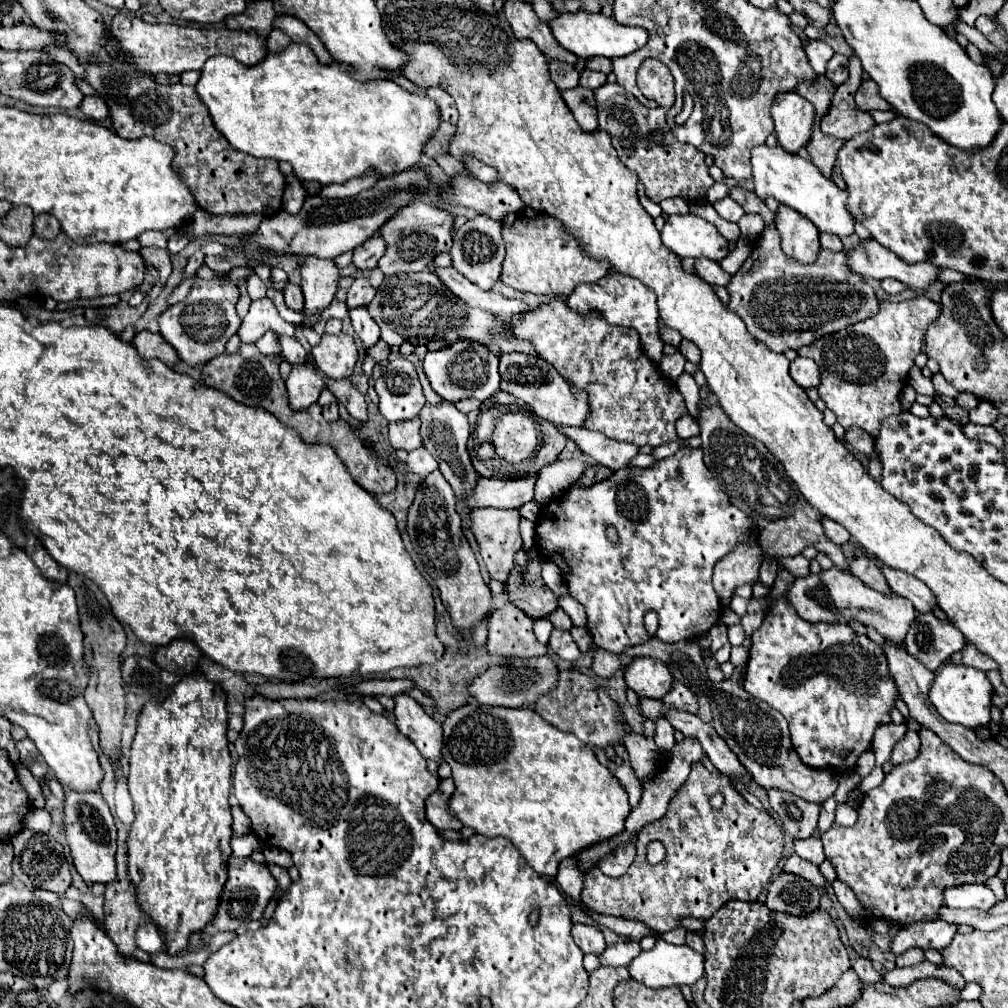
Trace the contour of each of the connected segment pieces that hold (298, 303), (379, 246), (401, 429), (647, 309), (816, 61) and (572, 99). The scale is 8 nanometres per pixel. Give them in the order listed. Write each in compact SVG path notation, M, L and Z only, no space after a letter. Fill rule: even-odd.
M287 284L283 294L285 294L285 304L287 304L289 310L293 310L293 312L301 312L303 310L303 292L301 292L299 286Z
M373 236L365 240L361 246L353 248L353 264L359 270L373 270L383 252L385 252L385 242L379 236Z
M419 418L407 420L407 422L393 422L389 424L389 442L395 450L415 450L421 448L421 436L419 436Z
M611 270L607 276L603 276L601 280L597 282L585 282L585 284L579 284L567 298L569 302L569 308L577 310L579 314L587 314L591 310L599 310L603 312L603 316L611 322L611 324L617 324L617 326L629 326L629 328L635 328L641 336L641 346L643 346L643 352L659 362L661 356L663 356L663 342L659 340L659 334L657 334L657 320L659 320L659 312L657 312L657 300L653 296L653 290L647 288L645 284L641 284L639 280L627 276L627 274L621 274L617 270Z
M807 40L805 44L805 54L813 66L813 70L817 74L825 72L825 64L829 62L829 58L833 56L833 48L829 44L825 44L823 40Z
M575 86L571 90L563 90L561 92L565 104L569 106L569 110L573 112L577 124L585 130L585 132L595 132L597 128L597 110L595 110L595 98L593 92L581 86Z

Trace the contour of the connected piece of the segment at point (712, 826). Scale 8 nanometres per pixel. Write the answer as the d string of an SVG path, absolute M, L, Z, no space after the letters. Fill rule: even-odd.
M697 762L691 766L685 784L671 798L667 814L641 830L637 856L627 874L611 878L599 866L593 866L585 872L581 902L597 914L641 920L665 934L681 926L683 918L709 920L729 900L757 902L783 858L783 848L785 840L779 824L767 812L751 806L729 784L727 776L711 774ZM715 794L725 798L719 810L709 804ZM653 840L659 840L667 850L665 860L659 864L649 864L645 856Z

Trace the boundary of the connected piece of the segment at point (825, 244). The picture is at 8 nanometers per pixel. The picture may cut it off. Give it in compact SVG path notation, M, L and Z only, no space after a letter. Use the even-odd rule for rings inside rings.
M821 232L819 234L819 240L821 240L821 248L825 248L825 250L831 250L831 252L841 252L843 250L841 240L837 236L833 236L833 234Z

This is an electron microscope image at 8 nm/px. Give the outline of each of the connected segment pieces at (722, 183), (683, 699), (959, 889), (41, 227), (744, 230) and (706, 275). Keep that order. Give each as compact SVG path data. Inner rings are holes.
M723 178L723 180L719 180L719 182L715 182L709 190L707 190L707 200L713 204L715 200L719 200L719 198L725 198L729 194L729 190L727 190L727 178Z
M673 682L673 688L669 692L669 696L663 696L665 704L669 704L669 708L679 708L679 710L687 710L687 712L693 712L697 714L697 696L683 684L677 684Z
M961 884L945 888L943 900L945 906L949 908L981 908L981 910L987 910L997 902L995 894L983 884Z
M37 216L35 218L35 234L45 240L55 240L61 234L61 224L53 220L53 216Z
M745 214L737 224L739 224L741 236L745 240L755 240L763 232L763 226L765 226L765 222L759 214Z
M697 258L695 260L695 270L705 282L715 284L715 286L725 286L729 282L729 278L731 278L727 272L721 270L721 266L717 262L705 260L705 258Z

